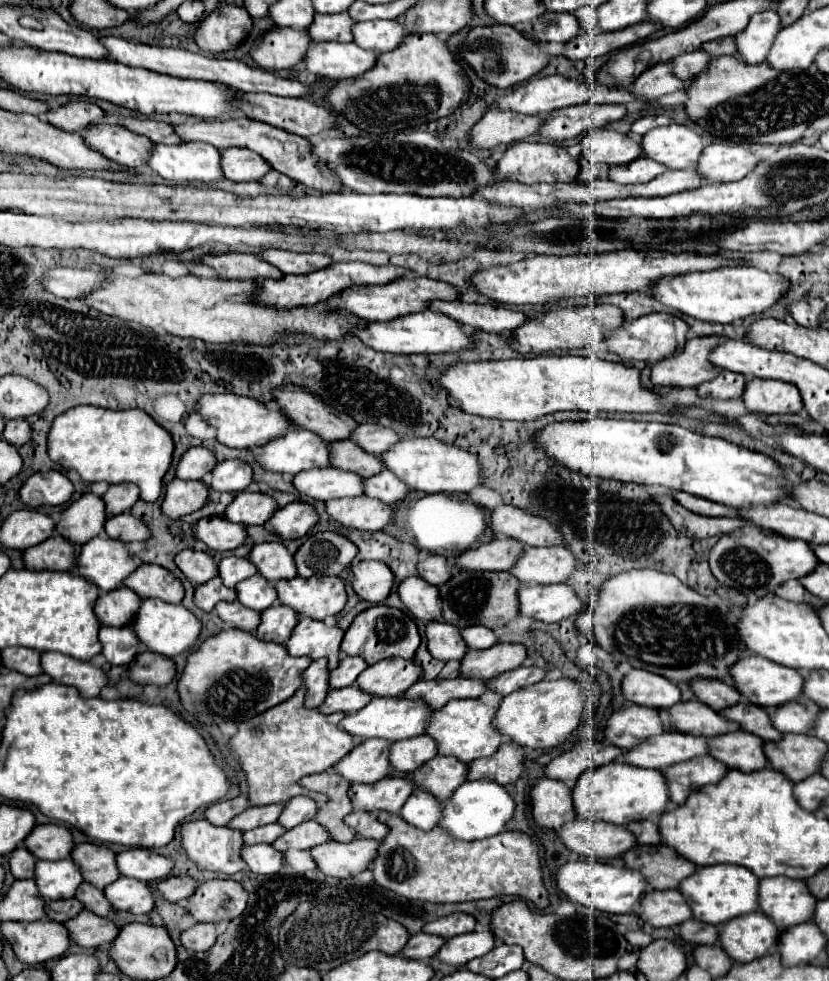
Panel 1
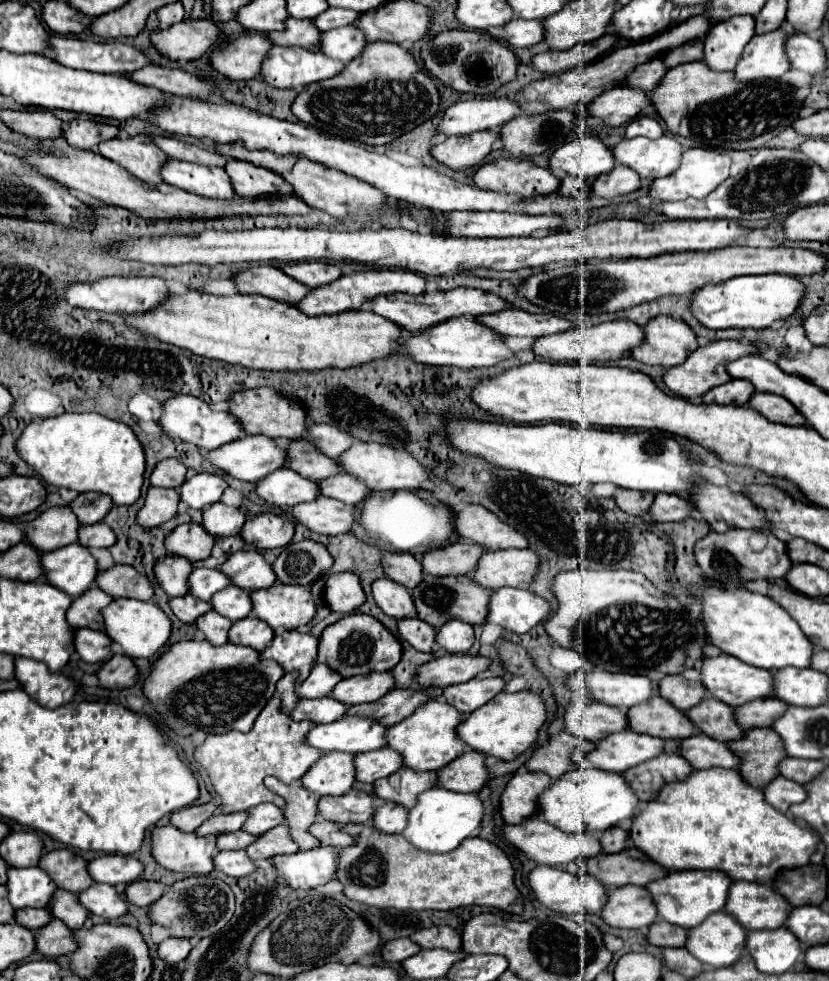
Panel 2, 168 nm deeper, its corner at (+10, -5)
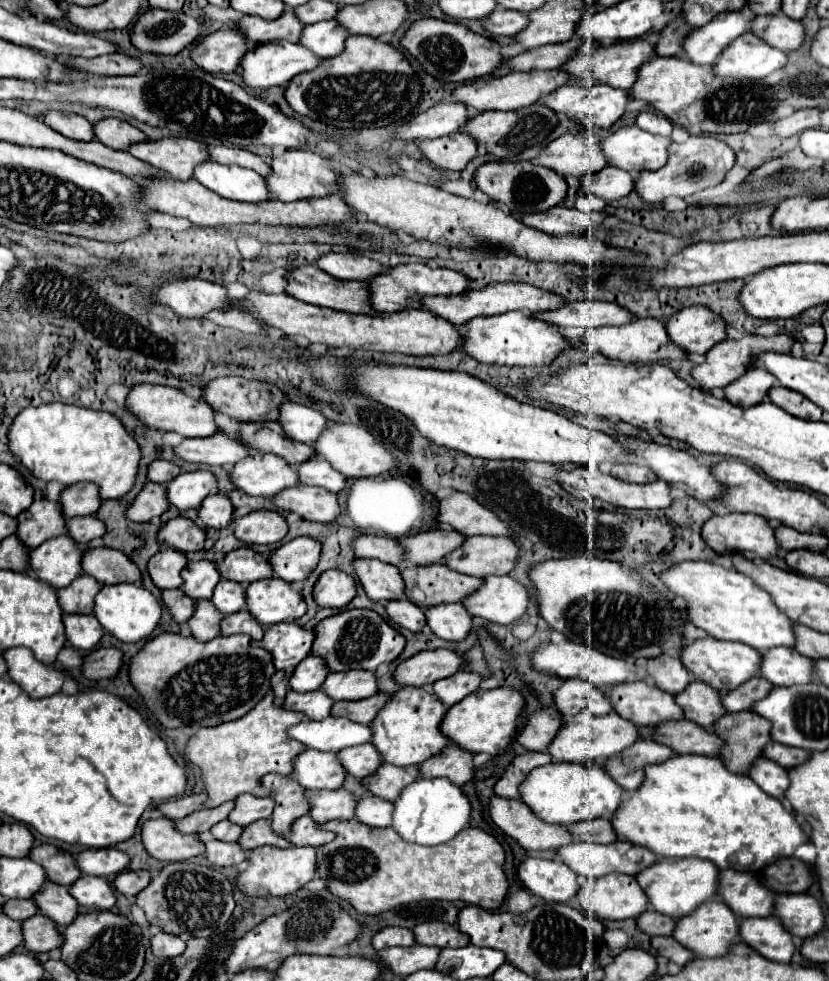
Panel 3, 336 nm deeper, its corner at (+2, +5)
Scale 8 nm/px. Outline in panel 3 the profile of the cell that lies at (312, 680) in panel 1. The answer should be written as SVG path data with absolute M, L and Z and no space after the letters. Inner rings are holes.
M276 672L274 674L274 678L272 678L272 692L274 692L276 706L280 706L282 700L284 700L284 694L288 692L288 680L286 680L284 672Z

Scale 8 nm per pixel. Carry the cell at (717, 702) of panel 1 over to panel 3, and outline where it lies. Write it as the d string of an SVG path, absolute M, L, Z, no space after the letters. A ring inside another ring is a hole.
M668 654L648 658L646 672L654 678L654 684L668 694L678 694L692 680L690 672L682 666L682 662Z

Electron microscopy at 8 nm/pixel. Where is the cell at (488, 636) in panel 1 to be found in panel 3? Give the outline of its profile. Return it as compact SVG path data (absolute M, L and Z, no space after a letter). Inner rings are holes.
M438 604L424 610L426 624L430 630L444 640L464 640L472 628L472 616L462 604Z

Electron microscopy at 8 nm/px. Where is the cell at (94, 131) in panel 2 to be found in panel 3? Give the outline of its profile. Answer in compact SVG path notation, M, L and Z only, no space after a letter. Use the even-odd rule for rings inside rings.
M104 118L94 126L96 140L112 150L128 150L132 144L146 142L148 136L120 118Z

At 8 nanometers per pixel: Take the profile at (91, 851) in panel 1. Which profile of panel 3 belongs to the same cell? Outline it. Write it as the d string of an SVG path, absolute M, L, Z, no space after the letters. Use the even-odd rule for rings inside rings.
M52 844L34 846L30 850L28 858L34 860L36 864L40 864L46 872L46 878L54 884L72 886L72 882L76 882L76 878L80 878L80 870L76 870L72 856Z

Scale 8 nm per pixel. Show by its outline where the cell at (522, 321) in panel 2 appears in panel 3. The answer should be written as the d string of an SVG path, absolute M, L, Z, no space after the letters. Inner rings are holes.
M584 300L584 302L566 302L558 310L540 312L536 318L556 324L560 328L602 328L602 326L620 326L636 320L636 316L628 310L622 310L616 302L600 302L600 300Z

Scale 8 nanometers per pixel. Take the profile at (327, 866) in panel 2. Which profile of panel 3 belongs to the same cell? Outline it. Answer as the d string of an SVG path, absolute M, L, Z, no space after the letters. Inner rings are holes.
M260 846L250 850L248 856L248 868L242 870L236 876L236 886L242 894L252 898L284 898L288 894L294 894L298 888L302 888L306 882L314 878L316 870L316 850L314 848L272 848L272 846Z

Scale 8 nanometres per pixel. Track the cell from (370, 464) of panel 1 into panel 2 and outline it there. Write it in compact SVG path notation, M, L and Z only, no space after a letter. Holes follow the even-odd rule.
M310 440L292 442L288 446L288 452L292 452L292 470L296 470L298 474L314 482L326 480L330 476L336 476L338 472L344 472L338 460L328 458Z

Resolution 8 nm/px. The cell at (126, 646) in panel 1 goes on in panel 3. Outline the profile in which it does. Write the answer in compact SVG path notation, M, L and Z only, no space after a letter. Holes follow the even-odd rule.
M64 614L62 622L66 628L66 640L78 650L92 650L104 634L104 628L92 616Z

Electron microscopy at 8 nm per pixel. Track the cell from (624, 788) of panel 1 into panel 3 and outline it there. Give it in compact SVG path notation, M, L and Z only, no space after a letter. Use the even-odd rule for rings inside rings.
M554 764L540 766L524 778L524 784L520 784L520 798L522 802L534 810L540 820L550 824L568 826L582 820L594 820L594 818L612 818L616 808L620 806L622 788L606 774L606 770L600 768L588 768L586 764Z

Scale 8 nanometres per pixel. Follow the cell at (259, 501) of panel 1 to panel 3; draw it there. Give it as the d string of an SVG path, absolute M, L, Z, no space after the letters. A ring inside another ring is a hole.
M212 494L198 508L198 524L206 528L226 528L232 522L232 502L222 494Z

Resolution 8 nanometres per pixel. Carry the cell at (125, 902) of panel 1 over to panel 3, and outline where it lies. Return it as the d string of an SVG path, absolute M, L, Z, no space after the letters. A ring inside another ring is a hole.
M80 876L70 888L70 896L76 898L80 906L94 910L112 910L116 904L116 892L106 878Z

